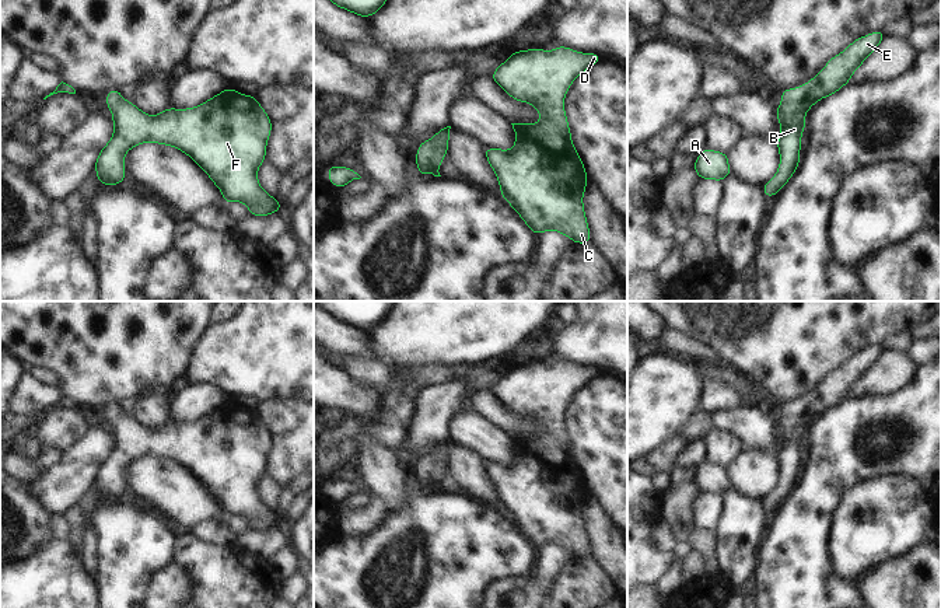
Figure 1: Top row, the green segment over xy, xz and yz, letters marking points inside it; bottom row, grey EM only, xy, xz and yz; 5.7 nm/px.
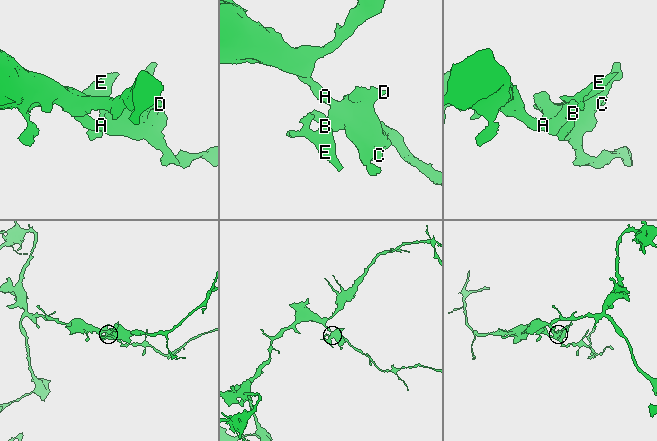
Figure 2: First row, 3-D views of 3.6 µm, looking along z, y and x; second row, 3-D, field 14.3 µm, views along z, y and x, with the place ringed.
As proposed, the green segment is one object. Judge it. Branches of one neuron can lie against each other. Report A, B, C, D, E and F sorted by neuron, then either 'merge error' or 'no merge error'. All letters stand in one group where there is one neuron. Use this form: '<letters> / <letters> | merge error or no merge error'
A B C D E F | no merge error

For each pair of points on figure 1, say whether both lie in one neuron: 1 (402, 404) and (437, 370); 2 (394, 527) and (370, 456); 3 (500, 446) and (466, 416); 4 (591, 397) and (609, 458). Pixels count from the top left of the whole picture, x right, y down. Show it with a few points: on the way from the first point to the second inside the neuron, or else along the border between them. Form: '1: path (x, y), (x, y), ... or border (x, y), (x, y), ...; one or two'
1: path (405, 394), (423, 376), (427, 376); one
2: border (410, 496), (401, 509), (387, 512); two
3: path (492, 441), (475, 425); one
4: path (607, 412), (609, 415), (609, 443); one

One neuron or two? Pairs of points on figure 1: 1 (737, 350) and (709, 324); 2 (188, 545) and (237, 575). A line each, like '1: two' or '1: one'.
1: one
2: one

